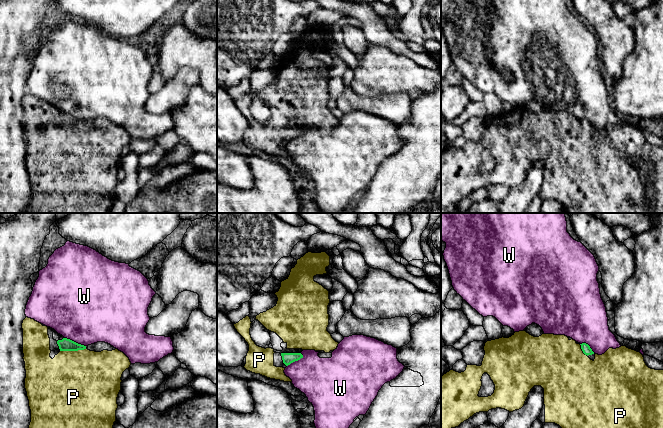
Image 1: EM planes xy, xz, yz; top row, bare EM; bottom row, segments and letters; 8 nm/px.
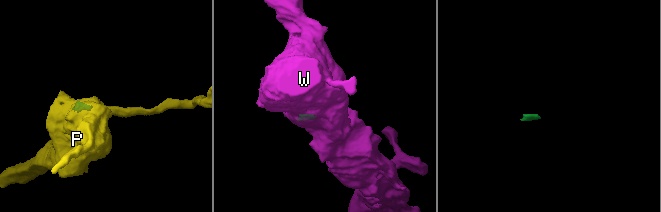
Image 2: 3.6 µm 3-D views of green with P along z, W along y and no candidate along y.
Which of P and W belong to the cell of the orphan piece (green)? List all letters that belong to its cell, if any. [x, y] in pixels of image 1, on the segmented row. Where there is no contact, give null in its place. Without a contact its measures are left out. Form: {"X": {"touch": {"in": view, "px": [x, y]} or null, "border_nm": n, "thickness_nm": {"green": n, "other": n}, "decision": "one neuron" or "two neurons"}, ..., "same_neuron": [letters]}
{"P": {"touch": {"in": "xy", "px": [73, 350]}, "border_nm": 220, "thickness_nm": {"green": 100, "other": 500}, "decision": "one neuron"}, "W": {"touch": {"in": "xy", "px": [75, 342]}, "border_nm": 190, "thickness_nm": {"green": 100, "other": 500}, "decision": "two neurons"}, "same_neuron": ["P"]}

